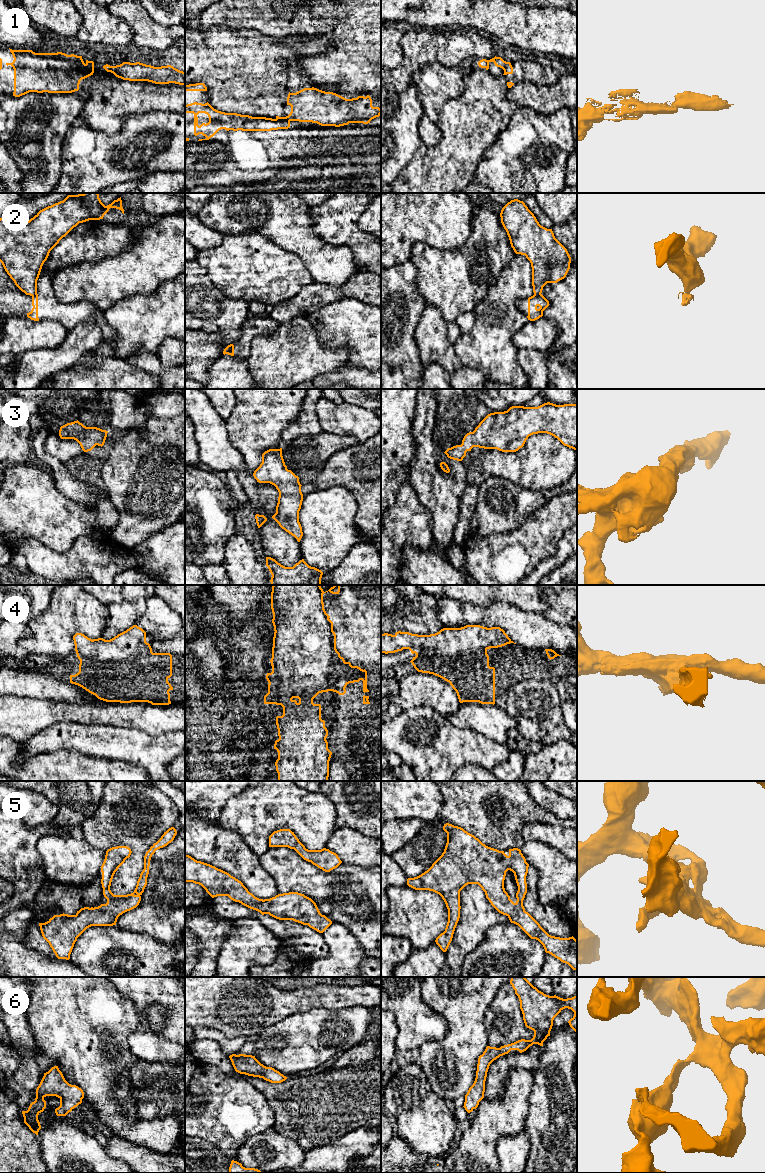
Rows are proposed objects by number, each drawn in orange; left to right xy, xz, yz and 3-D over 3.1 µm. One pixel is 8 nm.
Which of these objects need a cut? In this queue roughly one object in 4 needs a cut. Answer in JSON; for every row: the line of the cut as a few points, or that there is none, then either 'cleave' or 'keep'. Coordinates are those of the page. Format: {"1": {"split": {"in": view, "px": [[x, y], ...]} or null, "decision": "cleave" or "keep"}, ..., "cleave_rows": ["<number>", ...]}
{"1": {"split": {"in": "xz", "px": [[276, 118], [289, 121]]}, "decision": "cleave"}, "2": {"split": {"in": "yz", "px": [[540, 293], [534, 295]]}, "decision": "cleave"}, "3": {"split": null, "decision": "keep"}, "4": {"split": {"in": "xy", "px": [[146, 642], [122, 660], [106, 660], [101, 663], [80, 661]]}, "decision": "cleave"}, "5": {"split": null, "decision": "keep"}, "6": {"split": null, "decision": "keep"}, "cleave_rows": ["1", "2", "4"]}

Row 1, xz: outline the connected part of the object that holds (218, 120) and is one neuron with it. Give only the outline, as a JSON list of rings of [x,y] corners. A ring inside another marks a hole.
[[[197,102],[187,104],[185,105],[185,113],[194,114],[194,135],[202,134],[206,137],[198,141],[209,140],[221,129],[227,131],[271,131],[290,127],[290,121],[221,112],[214,109],[208,102],[205,104]],[[199,113],[207,114],[209,122],[199,126],[197,117]]]

